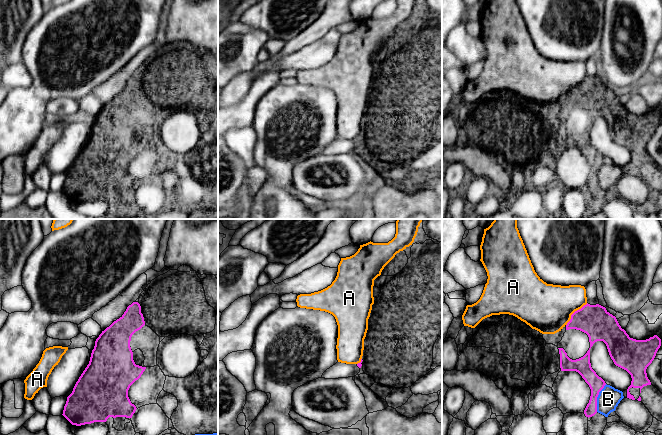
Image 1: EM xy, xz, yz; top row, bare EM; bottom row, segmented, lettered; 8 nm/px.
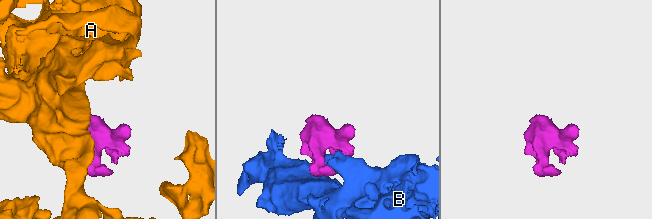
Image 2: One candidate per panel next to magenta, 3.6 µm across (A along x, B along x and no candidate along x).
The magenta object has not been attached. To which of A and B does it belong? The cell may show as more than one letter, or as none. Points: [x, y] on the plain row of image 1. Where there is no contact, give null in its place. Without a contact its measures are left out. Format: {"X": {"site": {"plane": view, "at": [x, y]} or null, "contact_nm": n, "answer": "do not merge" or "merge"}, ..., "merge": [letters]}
{"A": {"site": {"plane": "yz", "at": [574, 88]}, "contact_nm": 260, "answer": "do not merge"}, "B": {"site": {"plane": "yz", "at": [596, 174]}, "contact_nm": 240, "answer": "do not merge"}, "merge": []}

